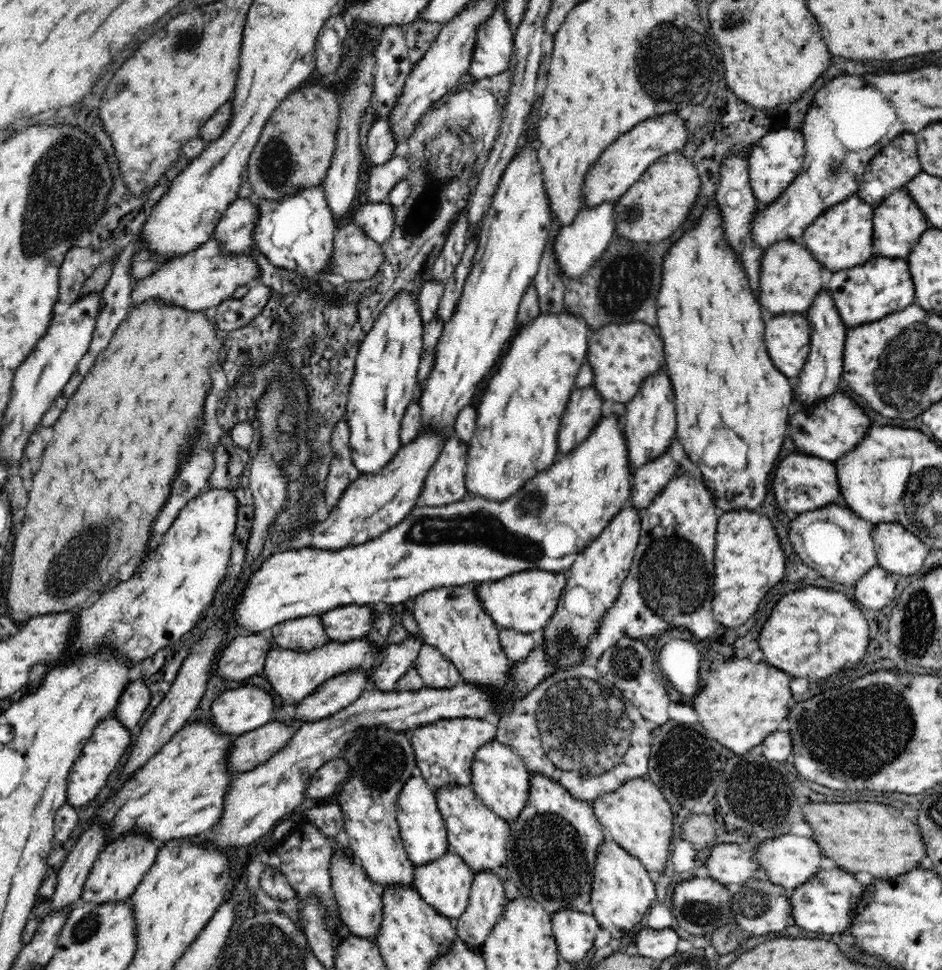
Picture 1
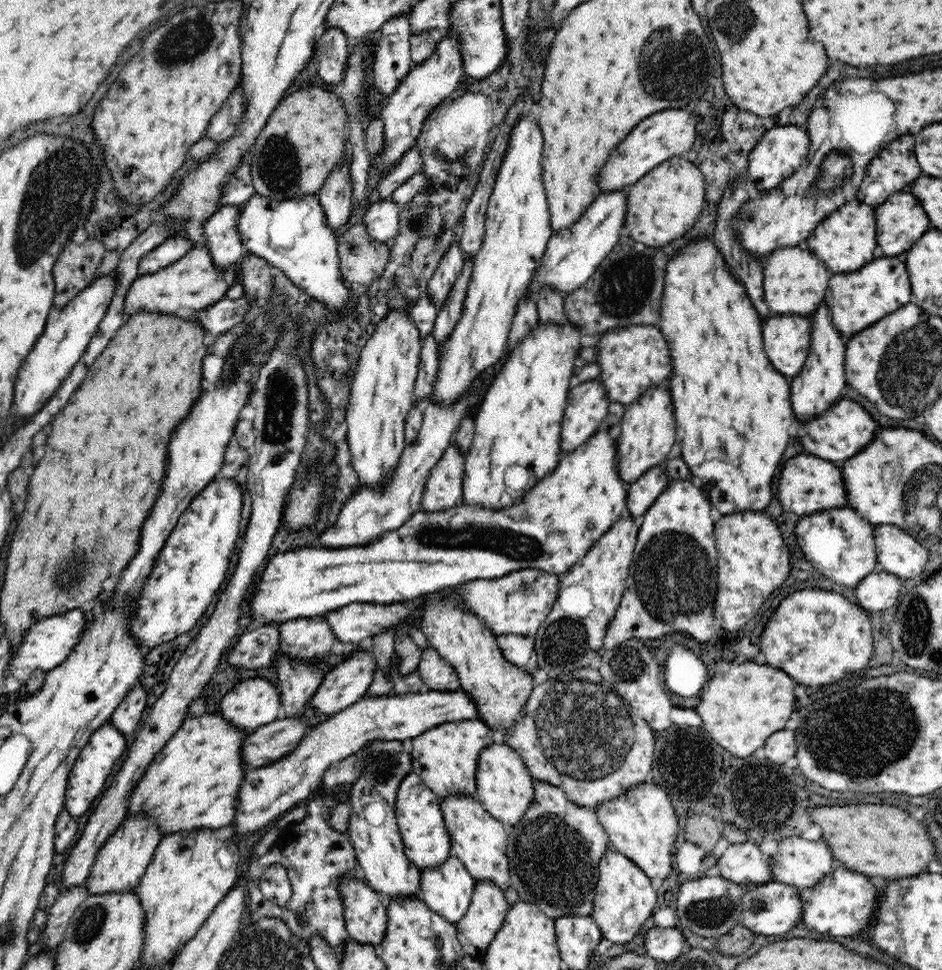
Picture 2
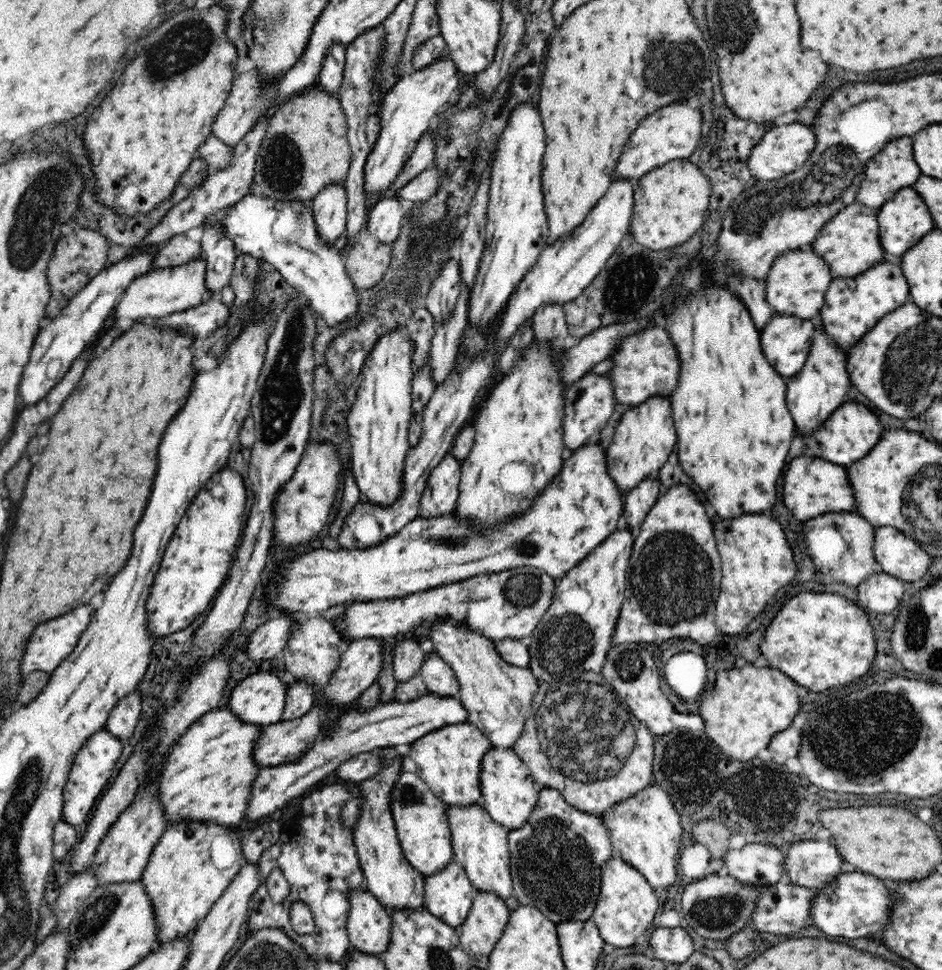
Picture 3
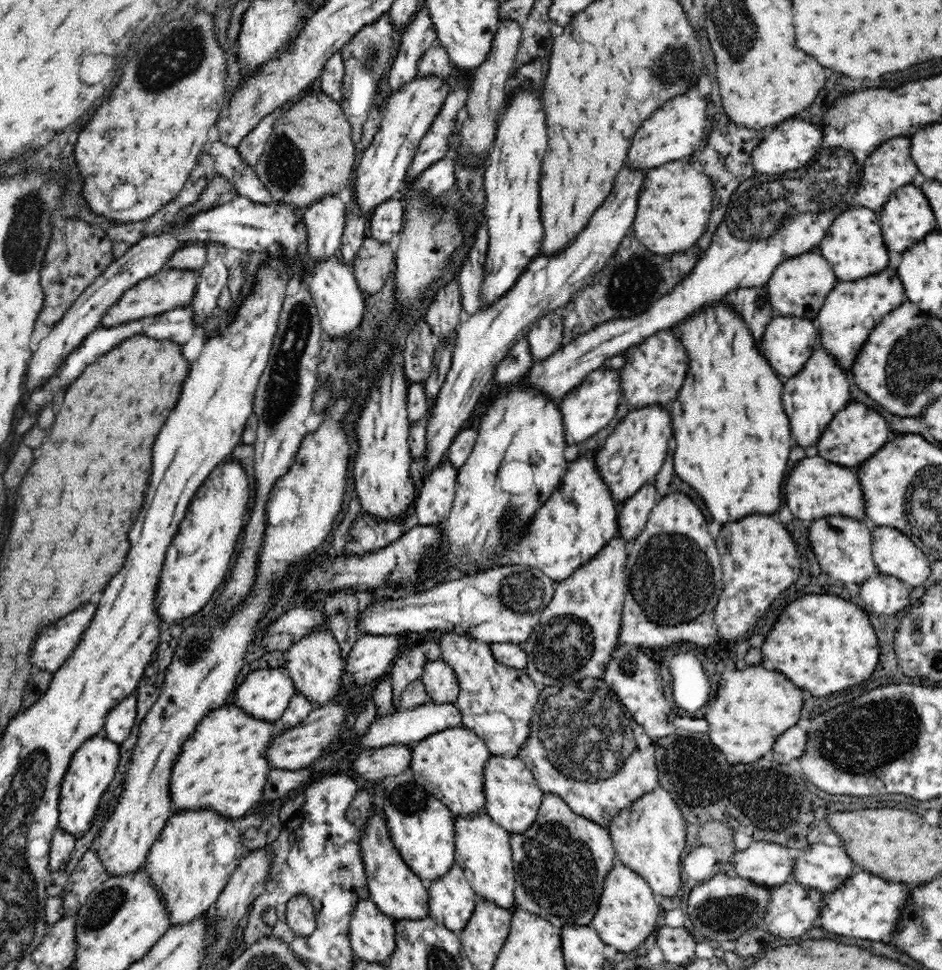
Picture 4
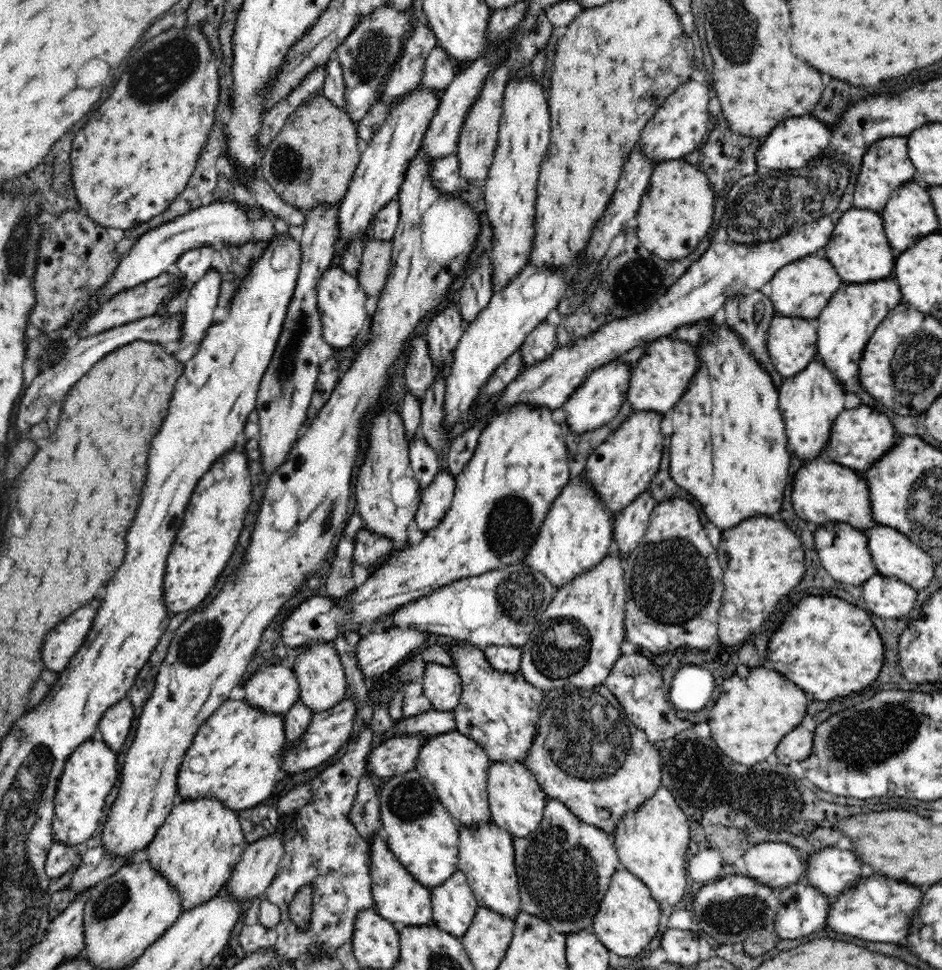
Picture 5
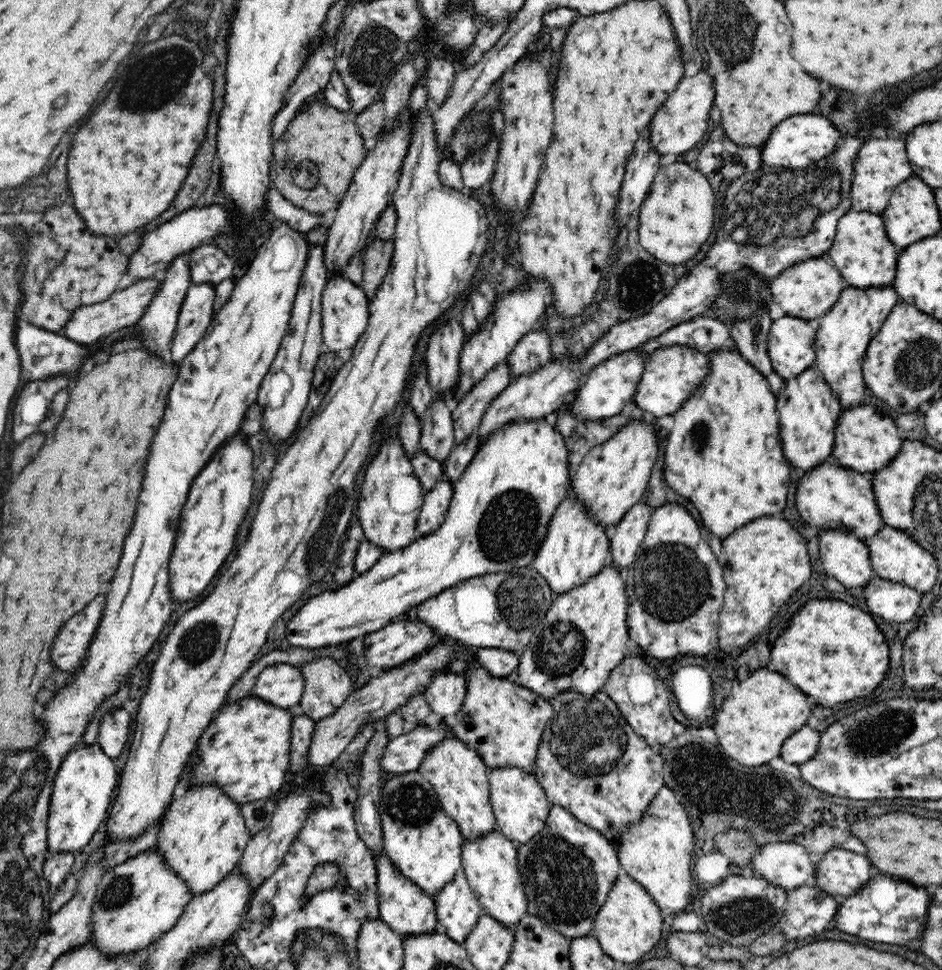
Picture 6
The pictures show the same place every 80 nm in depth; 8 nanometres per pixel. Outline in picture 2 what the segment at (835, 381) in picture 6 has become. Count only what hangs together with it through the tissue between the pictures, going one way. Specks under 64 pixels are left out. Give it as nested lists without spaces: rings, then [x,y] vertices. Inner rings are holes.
[[[882,258],[862,266],[862,270],[856,270],[854,274],[832,274],[824,302],[829,310],[833,327],[846,342],[850,336],[858,334],[860,330],[872,326],[874,322],[910,303],[910,294],[912,286],[904,262],[900,262],[898,258]]]

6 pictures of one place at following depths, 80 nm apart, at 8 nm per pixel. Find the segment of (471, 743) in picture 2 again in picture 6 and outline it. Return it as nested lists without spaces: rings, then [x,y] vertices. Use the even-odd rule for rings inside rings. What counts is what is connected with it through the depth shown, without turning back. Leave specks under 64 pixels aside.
[[[451,736],[426,752],[417,771],[433,784],[444,812],[456,822],[465,840],[474,840],[496,830],[497,823],[490,802],[489,770],[475,750]]]

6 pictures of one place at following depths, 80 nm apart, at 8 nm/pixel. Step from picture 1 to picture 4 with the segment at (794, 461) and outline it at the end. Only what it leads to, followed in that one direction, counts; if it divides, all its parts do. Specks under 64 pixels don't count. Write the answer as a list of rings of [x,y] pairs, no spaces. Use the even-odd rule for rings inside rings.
[[[810,454],[800,459],[786,480],[786,504],[800,520],[818,520],[826,516],[847,516],[862,521],[867,519],[858,476],[844,466]]]

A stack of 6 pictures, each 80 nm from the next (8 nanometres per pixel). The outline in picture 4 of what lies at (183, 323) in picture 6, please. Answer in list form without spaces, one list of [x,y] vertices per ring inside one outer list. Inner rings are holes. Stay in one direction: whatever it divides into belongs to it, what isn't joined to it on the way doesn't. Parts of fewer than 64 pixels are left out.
[[[206,242],[203,246],[206,247],[206,264],[200,271],[201,275],[190,302],[193,320],[199,326],[213,316],[212,312],[216,311],[218,298],[222,289],[227,286],[229,277],[229,268],[222,261],[226,246],[222,247],[221,242]]]

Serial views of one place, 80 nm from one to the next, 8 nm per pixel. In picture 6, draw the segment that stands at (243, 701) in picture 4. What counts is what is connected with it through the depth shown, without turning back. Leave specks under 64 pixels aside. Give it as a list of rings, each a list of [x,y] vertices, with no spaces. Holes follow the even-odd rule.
[[[289,664],[267,666],[259,674],[251,695],[284,709],[297,709],[304,693],[302,669]]]

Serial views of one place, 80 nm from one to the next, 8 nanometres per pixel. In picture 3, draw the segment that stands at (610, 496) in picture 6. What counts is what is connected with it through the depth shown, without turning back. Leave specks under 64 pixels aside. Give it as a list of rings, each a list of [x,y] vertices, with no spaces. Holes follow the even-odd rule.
[[[660,394],[646,398],[638,406],[630,406],[615,428],[612,442],[606,451],[606,464],[610,478],[624,494],[646,478],[654,478],[664,466],[677,443],[670,397]]]

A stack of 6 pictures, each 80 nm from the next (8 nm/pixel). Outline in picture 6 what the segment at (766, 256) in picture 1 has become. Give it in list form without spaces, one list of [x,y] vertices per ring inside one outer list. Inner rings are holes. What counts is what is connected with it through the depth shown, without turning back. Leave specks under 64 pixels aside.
[[[818,257],[798,262],[794,266],[782,270],[778,276],[769,281],[773,301],[788,316],[806,320],[820,320],[836,304],[842,290],[850,287],[842,277],[842,273],[830,264],[832,263],[828,258]]]

